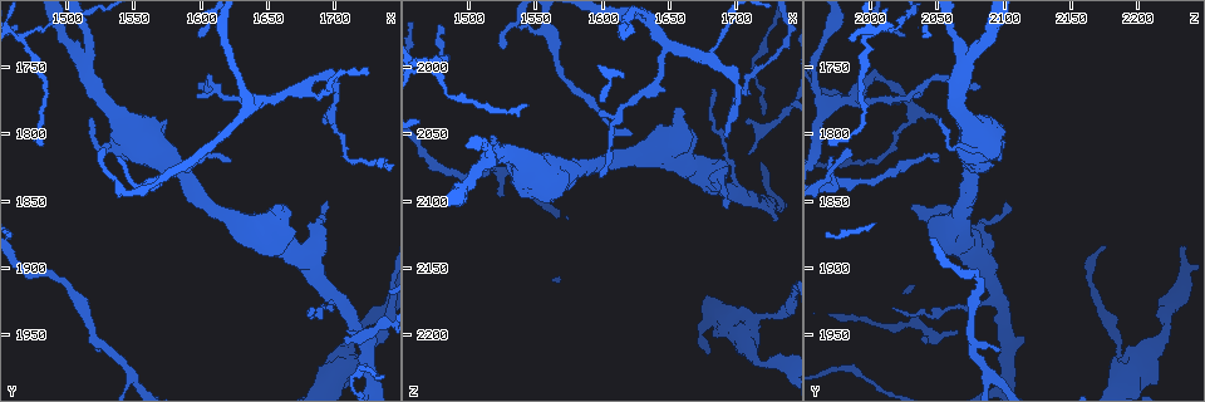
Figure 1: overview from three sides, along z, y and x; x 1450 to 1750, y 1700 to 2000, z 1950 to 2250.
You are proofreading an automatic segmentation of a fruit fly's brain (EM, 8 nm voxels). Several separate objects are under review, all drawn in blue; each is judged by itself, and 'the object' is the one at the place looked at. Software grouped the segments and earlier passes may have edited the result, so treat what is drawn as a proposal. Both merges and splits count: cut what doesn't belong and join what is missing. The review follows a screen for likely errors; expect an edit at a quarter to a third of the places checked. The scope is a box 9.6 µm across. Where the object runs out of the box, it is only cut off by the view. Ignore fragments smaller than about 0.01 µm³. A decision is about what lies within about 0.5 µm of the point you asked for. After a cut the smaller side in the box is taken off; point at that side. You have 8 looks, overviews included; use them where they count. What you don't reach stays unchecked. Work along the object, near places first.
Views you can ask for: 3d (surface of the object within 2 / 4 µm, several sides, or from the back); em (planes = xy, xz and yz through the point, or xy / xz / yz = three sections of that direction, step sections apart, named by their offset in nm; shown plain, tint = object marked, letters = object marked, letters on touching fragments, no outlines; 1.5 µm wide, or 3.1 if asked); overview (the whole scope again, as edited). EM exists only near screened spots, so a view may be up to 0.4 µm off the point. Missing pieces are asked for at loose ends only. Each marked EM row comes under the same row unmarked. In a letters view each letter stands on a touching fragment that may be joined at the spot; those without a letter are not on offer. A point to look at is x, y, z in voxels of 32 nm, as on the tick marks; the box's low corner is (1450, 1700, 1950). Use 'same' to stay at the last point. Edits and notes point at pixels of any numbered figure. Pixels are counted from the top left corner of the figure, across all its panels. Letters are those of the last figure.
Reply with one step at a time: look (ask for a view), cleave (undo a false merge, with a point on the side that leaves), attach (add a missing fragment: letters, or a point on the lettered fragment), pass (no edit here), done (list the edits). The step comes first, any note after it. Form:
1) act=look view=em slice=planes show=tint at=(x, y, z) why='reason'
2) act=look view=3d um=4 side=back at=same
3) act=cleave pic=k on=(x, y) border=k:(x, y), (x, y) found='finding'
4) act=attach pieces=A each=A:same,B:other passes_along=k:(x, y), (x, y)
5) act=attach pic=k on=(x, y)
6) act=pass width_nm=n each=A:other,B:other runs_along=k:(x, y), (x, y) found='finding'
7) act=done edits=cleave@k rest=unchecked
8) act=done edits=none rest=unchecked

act=look view=3d um=4 at=(1684, 1932, 2016) why='tapers out'

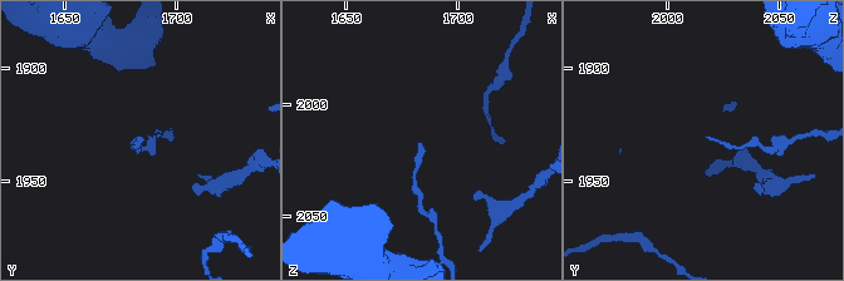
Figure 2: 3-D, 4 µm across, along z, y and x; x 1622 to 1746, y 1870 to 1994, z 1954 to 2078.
act=look view=em slice=yz step=8 show=tint at=(1683, 1930, 2017)

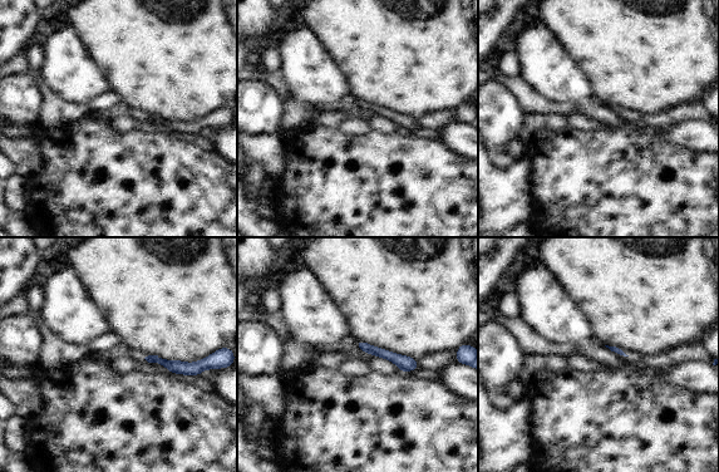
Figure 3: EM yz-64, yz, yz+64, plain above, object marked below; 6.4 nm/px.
act=look view=em slice=xy step=4 show=letters at=same

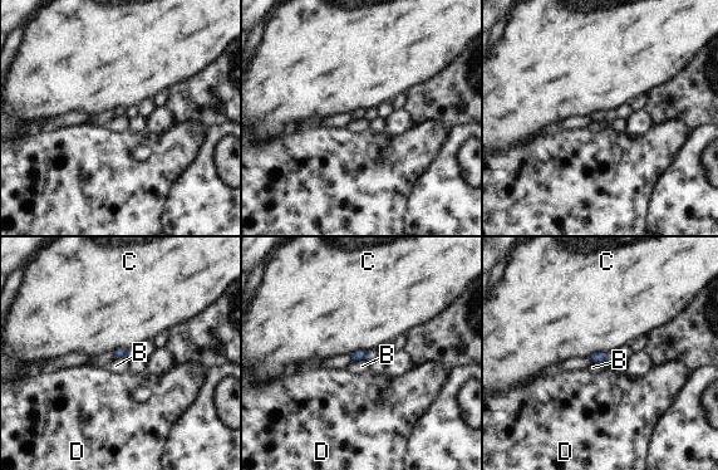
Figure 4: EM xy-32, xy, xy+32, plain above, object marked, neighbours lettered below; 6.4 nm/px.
act=pass each=B:other,C:other,D:other border=4:(610, 357), (594, 352), (586, 361) found='no lettered fragment goes on from it'

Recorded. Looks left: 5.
act=look view=em slice=planes show=letters at=(1710, 1948, 2066) why='free end'

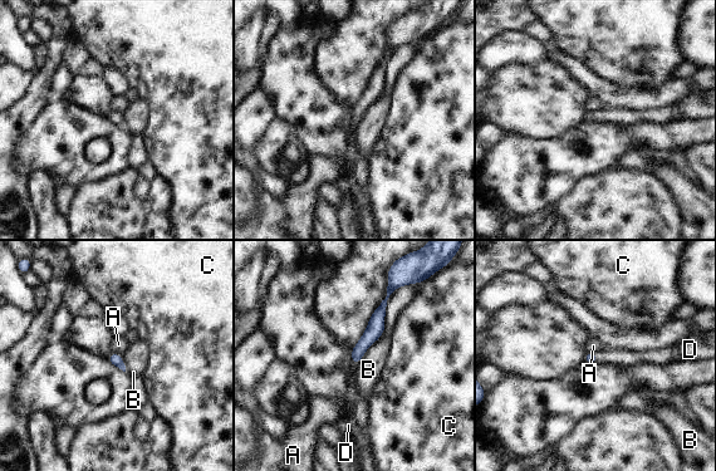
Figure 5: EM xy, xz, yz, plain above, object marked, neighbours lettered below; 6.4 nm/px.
act=attach pieces=D each=A:other,B:other,C:other,D:same passes_along=5:(376, 327), (352, 356), (352, 395) found='it goes on there'

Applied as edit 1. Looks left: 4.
act=look view=3d um=4 at=(1722, 1942, 2222) why='sudden change in width'

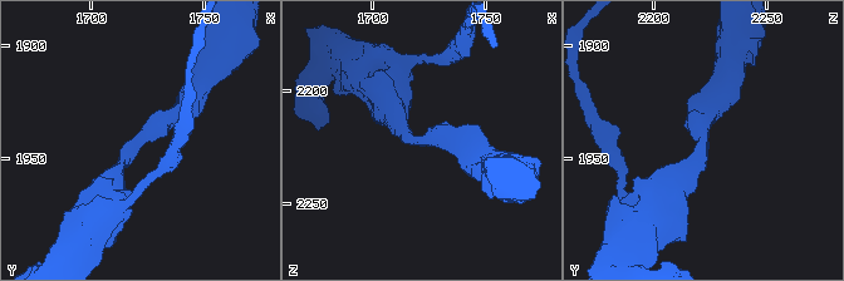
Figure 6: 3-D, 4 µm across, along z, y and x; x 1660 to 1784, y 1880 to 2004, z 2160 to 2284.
act=look view=em slice=xz step=4 show=tint at=(1722, 1943, 2222) arm_widths_nm=280,380

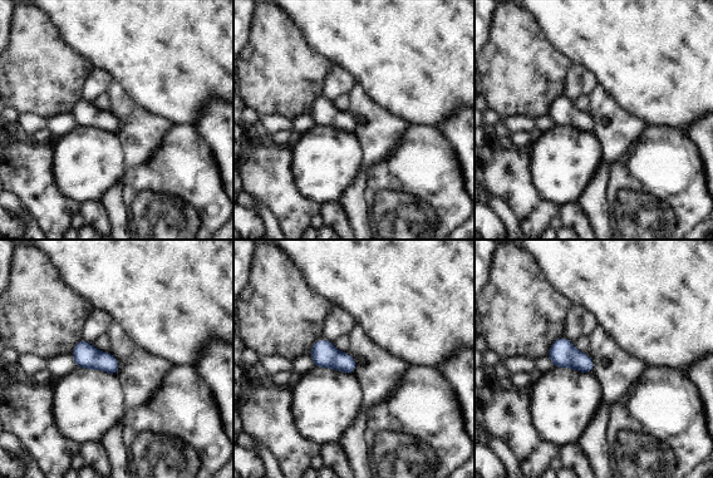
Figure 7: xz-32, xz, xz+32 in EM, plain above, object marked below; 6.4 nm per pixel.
act=look view=em slice=planes show=letters at=same

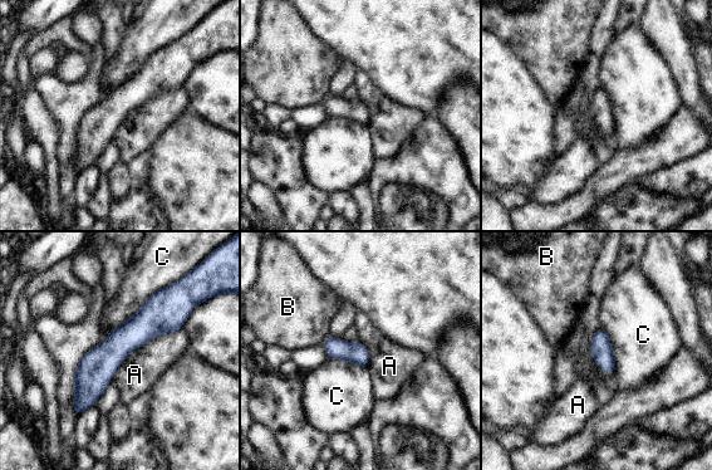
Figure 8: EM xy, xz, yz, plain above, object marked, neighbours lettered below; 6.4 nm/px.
act=pass each=A:other,B:other,C:other found='all the same cell'

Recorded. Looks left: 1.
act=done edits=attach@5 rest=unchecked

